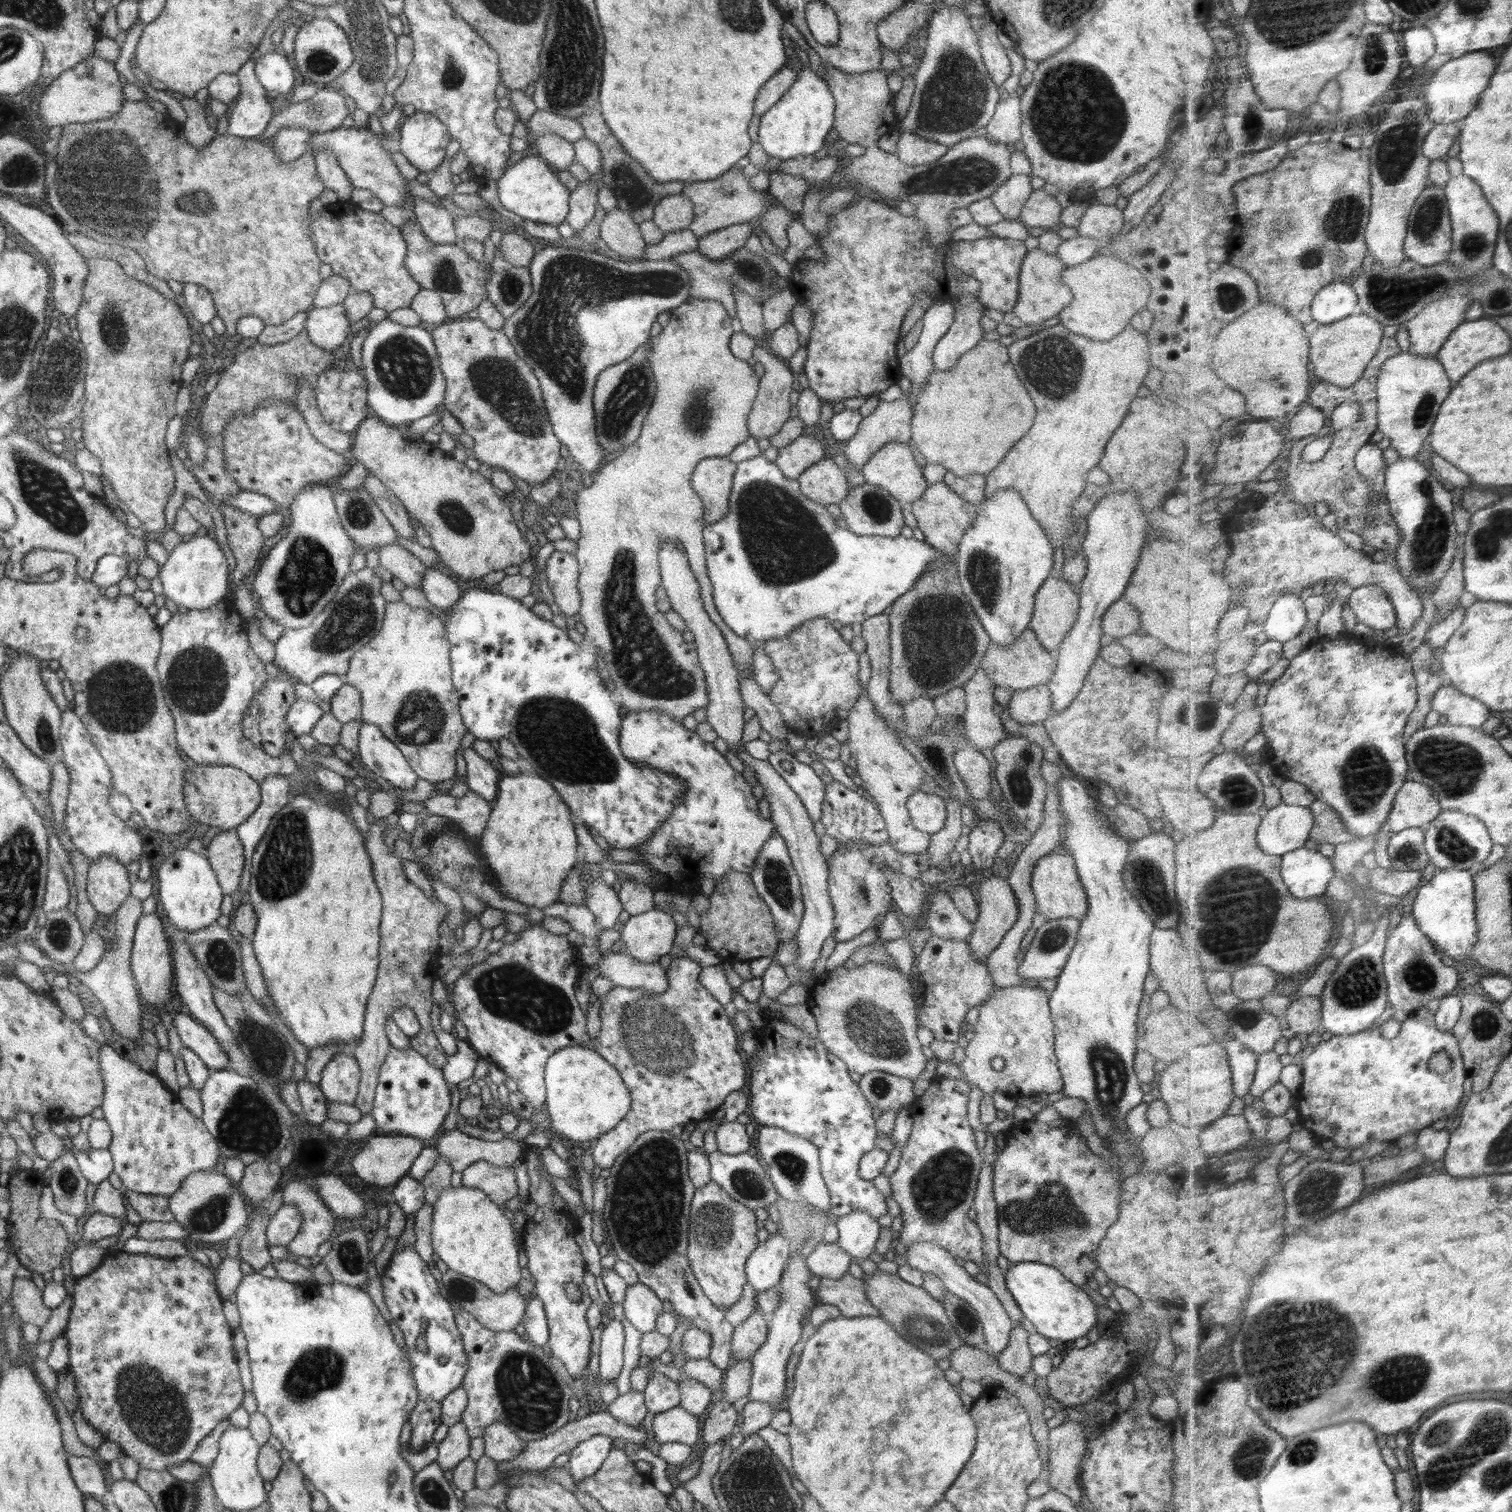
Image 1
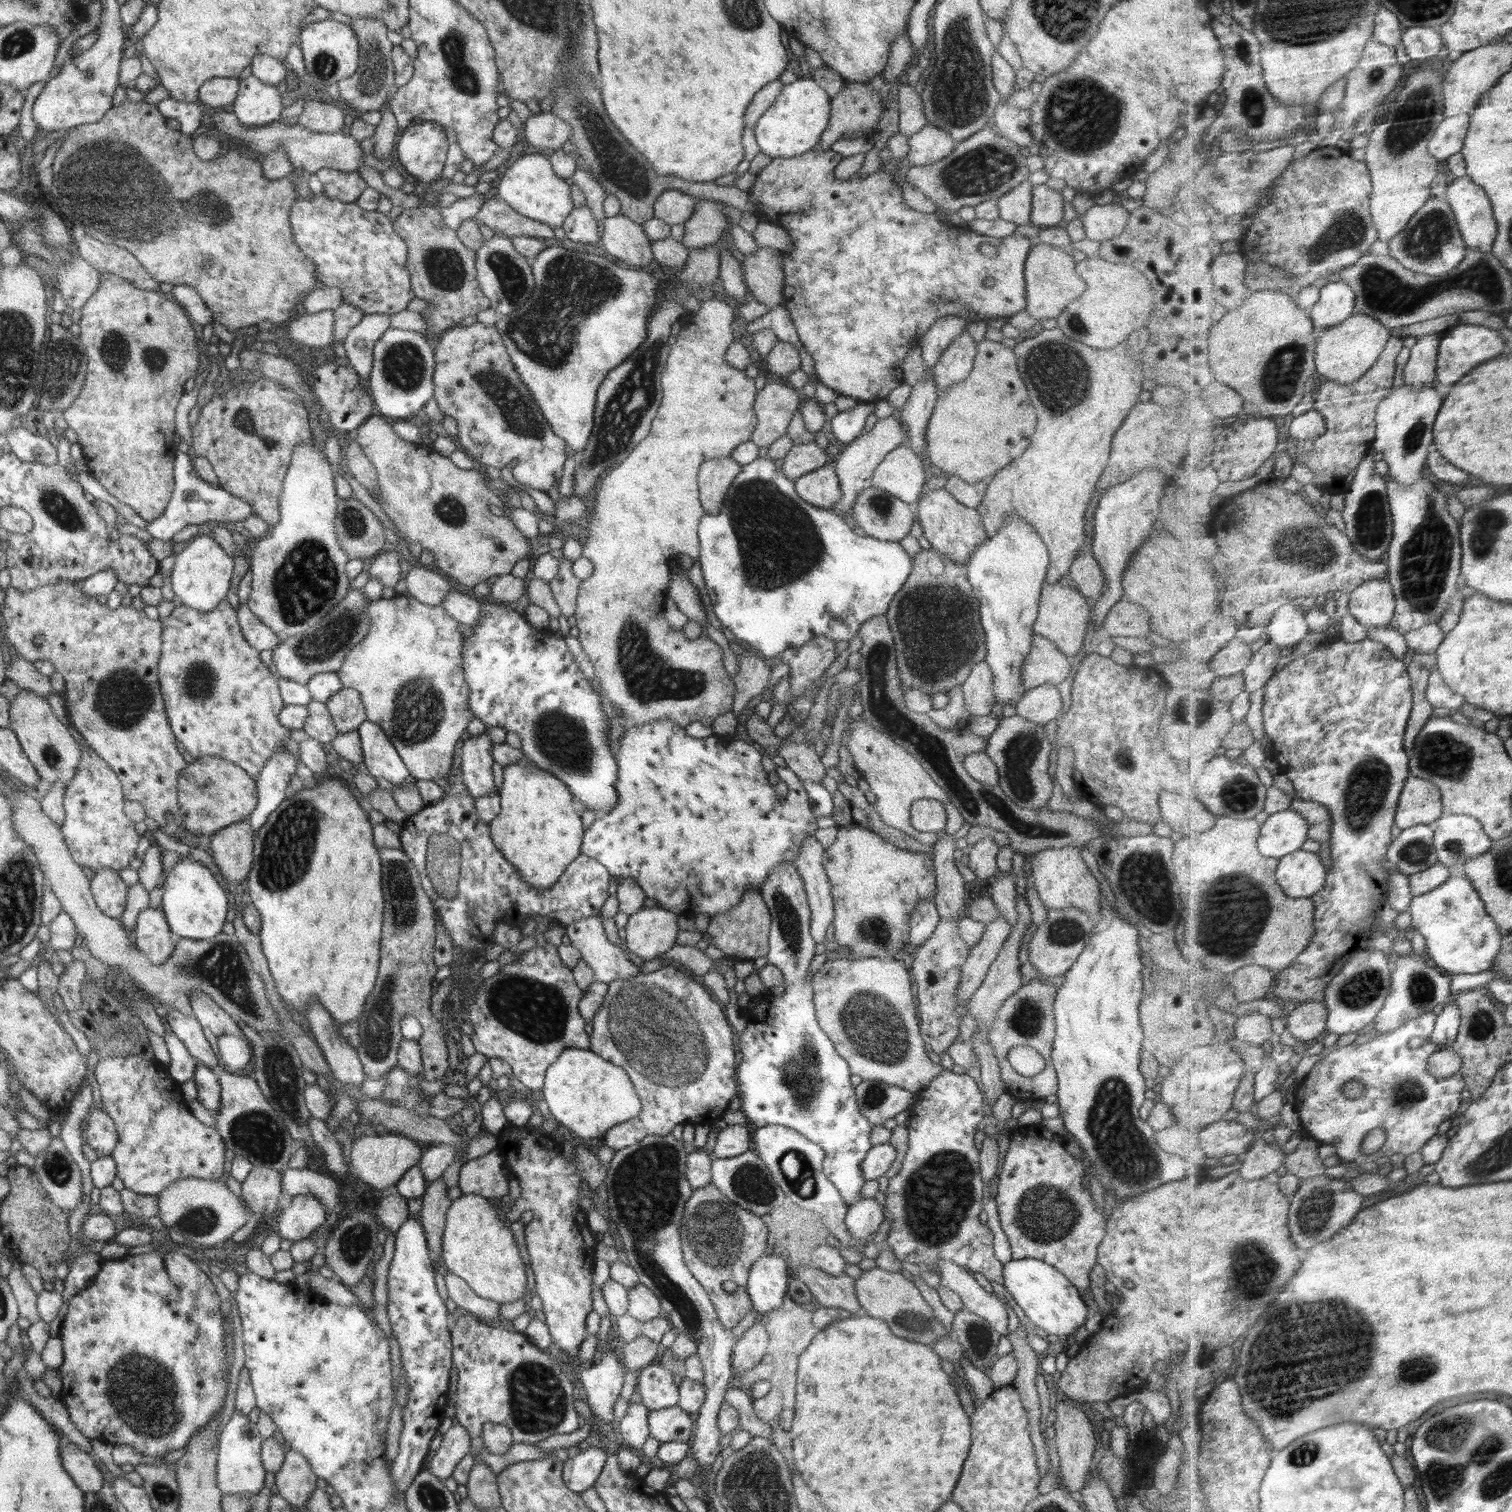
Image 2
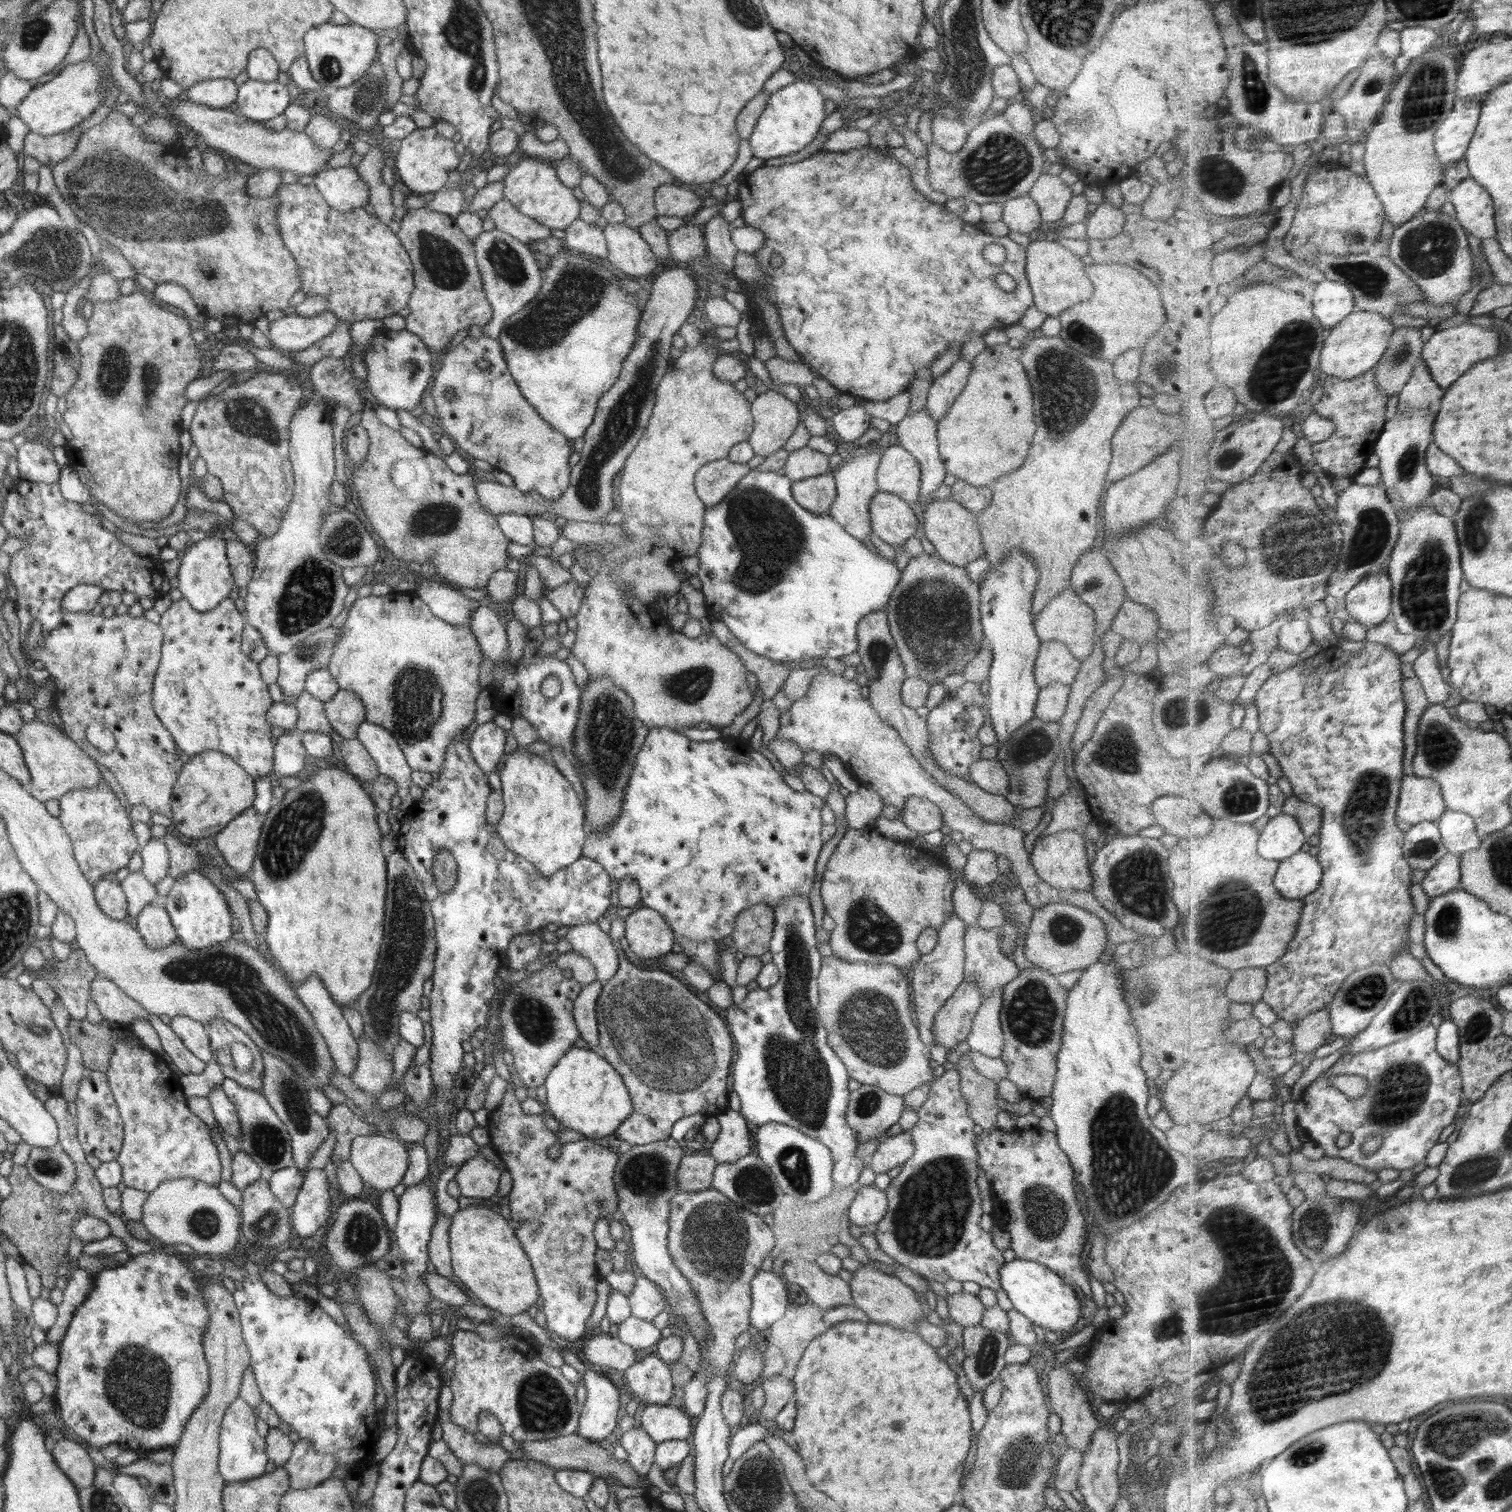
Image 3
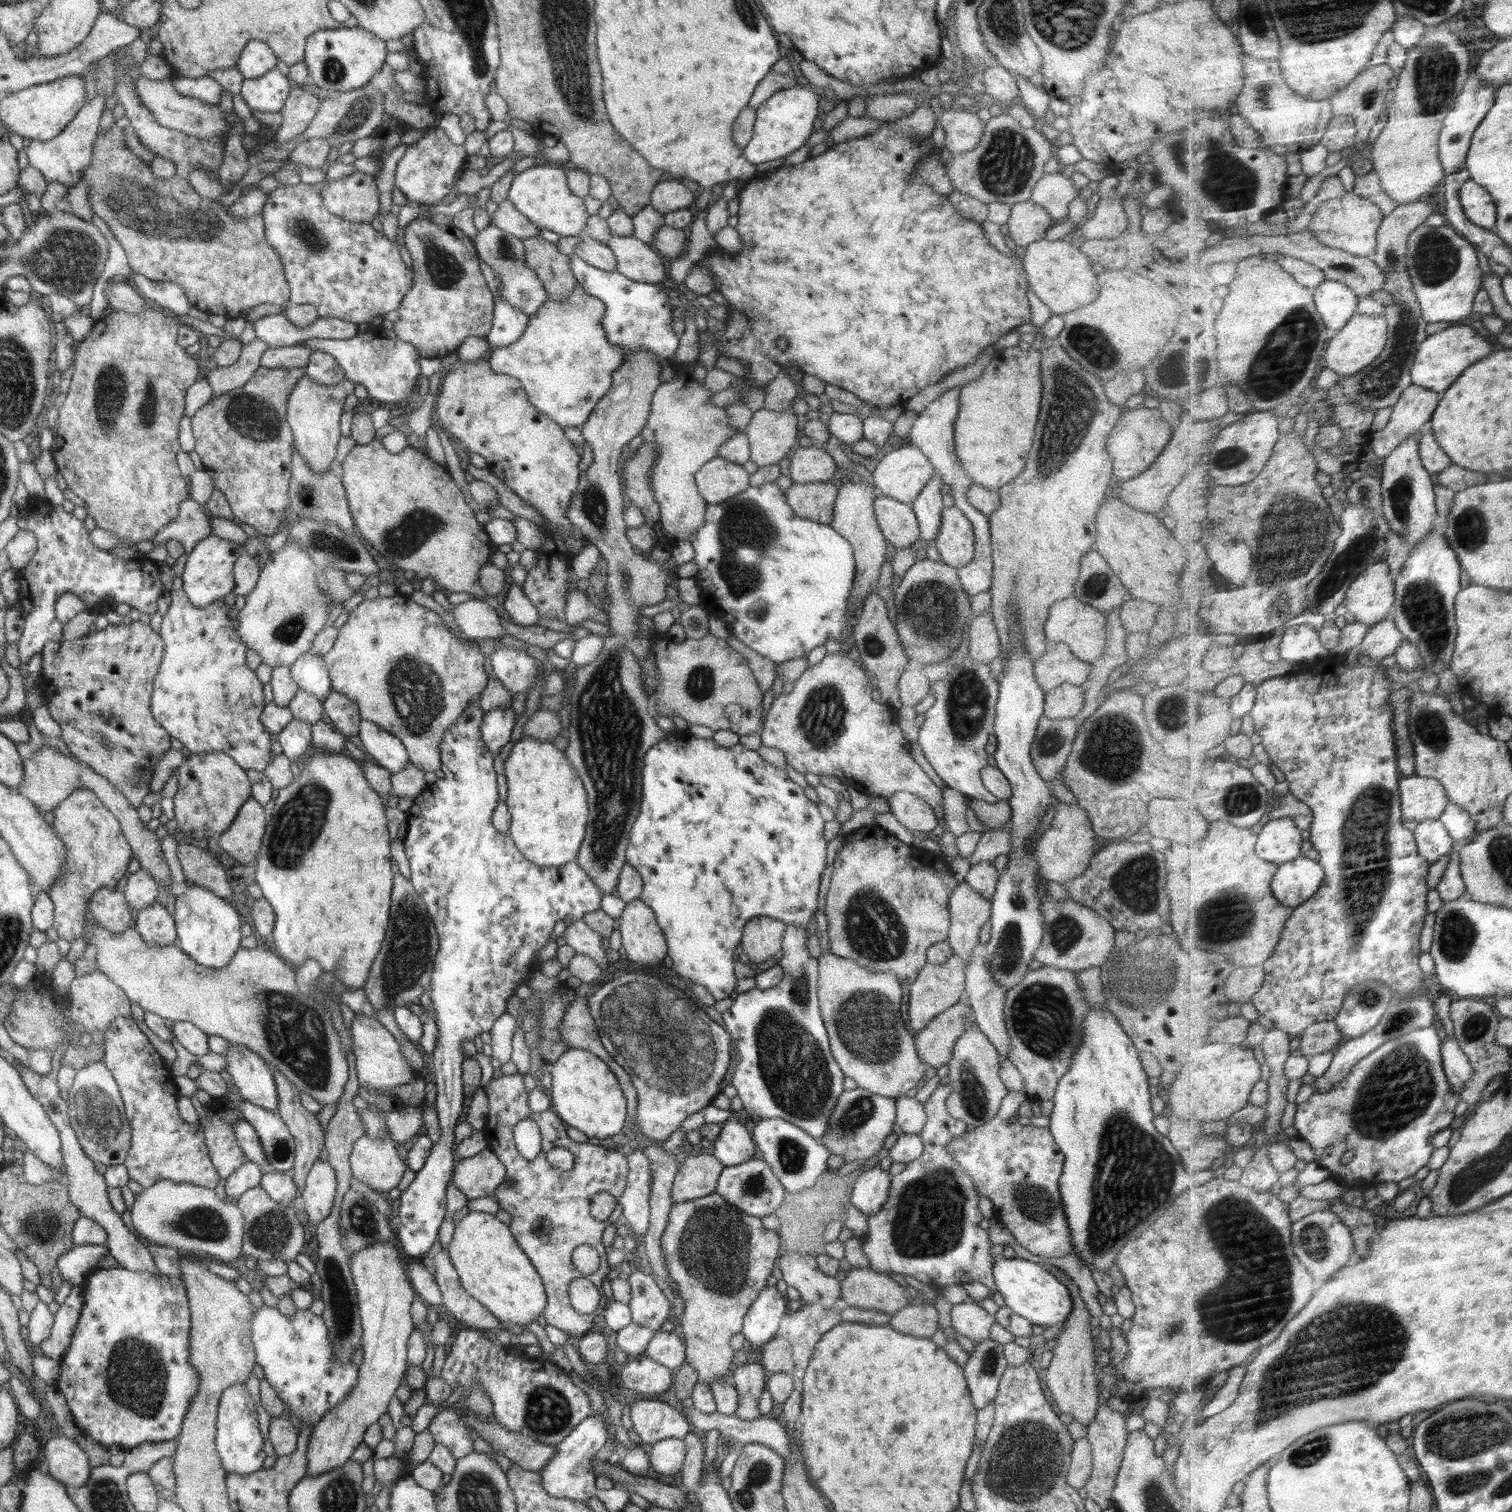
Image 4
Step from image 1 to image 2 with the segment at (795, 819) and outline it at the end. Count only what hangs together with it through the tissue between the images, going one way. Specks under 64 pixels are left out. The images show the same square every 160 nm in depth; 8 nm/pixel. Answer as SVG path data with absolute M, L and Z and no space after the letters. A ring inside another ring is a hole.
M807 834L793 864L802 877L810 914L810 934L815 943L825 944L828 926L834 921L832 885L822 867L825 848L813 835Z

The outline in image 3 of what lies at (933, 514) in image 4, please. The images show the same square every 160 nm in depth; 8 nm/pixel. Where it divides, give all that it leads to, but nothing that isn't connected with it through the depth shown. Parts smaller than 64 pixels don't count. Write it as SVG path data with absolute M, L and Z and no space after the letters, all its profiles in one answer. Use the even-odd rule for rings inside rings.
M928 409L910 414L898 423L896 434L899 445L908 450L921 466L918 508L926 509L946 476L946 467L938 450L937 423Z

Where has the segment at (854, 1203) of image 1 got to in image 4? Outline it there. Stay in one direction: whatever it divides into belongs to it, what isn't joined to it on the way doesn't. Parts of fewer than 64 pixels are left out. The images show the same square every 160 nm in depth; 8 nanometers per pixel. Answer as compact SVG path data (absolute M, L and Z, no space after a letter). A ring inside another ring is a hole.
M786 925L782 937L783 957L776 961L784 971L781 981L773 988L753 988L743 994L736 994L732 1006L722 1013L724 1028L736 1042L740 1062L733 1076L733 1086L743 1102L746 1117L755 1114L758 1118L783 1118L799 1126L819 1140L828 1130L828 1119L833 1113L838 1097L844 1092L844 1072L834 1060L828 1034L819 1008L817 980L819 977L817 958L810 957L806 947L807 932L811 929Z

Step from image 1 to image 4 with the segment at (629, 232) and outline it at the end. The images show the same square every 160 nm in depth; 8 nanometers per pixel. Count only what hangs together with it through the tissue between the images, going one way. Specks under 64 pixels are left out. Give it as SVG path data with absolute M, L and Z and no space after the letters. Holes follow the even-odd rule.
M611 235L607 244L617 260L617 271L634 282L660 285L664 263L654 248L640 239L630 236Z

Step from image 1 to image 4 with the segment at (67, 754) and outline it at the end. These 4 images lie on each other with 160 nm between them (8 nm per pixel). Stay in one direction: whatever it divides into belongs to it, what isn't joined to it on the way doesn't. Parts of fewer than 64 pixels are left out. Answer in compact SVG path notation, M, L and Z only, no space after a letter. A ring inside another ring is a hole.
M86 787L73 790L53 810L54 820L51 823L53 833L64 843L66 866L57 892L47 892L54 903L53 928L59 938L72 942L84 937L82 917L89 899L102 887L115 889L118 881L126 876L129 863L133 858L131 846L118 819L107 806Z

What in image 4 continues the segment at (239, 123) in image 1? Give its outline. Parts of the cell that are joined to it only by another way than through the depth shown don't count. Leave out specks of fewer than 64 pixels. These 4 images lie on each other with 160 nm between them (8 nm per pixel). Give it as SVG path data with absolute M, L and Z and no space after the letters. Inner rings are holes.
M277 68L253 79L244 79L239 95L256 112L280 112L288 98L289 78Z

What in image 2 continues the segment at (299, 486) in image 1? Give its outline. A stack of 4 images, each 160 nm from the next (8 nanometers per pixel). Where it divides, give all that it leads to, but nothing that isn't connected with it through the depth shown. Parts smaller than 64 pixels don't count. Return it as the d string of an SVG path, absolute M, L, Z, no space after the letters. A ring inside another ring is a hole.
M262 377L248 386L232 387L228 392L213 396L206 406L201 408L198 422L191 428L192 451L196 456L206 458L219 480L219 486L244 502L251 505L254 515L264 519L270 528L280 521L279 497L282 494L283 480L292 462L296 446L310 444L314 439L309 424L309 413L302 406L302 400L292 390Z

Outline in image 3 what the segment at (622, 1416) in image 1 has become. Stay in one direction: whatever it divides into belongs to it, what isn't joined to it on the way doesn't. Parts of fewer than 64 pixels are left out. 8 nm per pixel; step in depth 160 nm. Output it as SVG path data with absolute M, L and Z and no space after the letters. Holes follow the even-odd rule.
M640 1424L619 1434L618 1440L628 1454L627 1463L638 1476L646 1478L655 1457L657 1442L648 1436Z

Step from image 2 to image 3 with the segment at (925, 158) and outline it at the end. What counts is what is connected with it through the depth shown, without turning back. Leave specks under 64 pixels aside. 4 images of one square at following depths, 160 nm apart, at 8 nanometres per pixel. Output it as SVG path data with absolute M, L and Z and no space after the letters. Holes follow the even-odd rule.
M936 116L932 119L932 143L940 145L946 152L958 152L966 144L968 129L958 116L952 119Z

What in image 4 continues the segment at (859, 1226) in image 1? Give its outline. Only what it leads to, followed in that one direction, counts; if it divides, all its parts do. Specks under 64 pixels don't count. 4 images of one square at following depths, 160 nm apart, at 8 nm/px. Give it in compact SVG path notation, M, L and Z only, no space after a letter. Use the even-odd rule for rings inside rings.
M879 1164L864 1171L853 1182L850 1203L868 1217L879 1213L888 1198L891 1177Z

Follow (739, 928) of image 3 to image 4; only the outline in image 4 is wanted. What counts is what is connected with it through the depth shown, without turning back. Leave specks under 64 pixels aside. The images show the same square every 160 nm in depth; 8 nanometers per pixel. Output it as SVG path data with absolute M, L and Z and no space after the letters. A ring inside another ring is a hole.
M769 917L752 918L744 925L741 945L743 952L754 963L772 961L772 956L782 950L785 925L778 919Z

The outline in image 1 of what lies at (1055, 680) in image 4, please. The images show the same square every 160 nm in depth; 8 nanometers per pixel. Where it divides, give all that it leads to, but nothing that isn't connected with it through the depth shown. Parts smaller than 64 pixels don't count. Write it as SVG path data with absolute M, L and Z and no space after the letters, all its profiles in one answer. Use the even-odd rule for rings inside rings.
M1028 628L1016 639L1016 642L1008 646L999 646L995 642L990 642L980 667L986 671L996 686L1008 686L1012 690L1026 690L1039 684L1046 685L1051 680L1056 665L1056 659L1048 654L1040 644L1036 633Z

